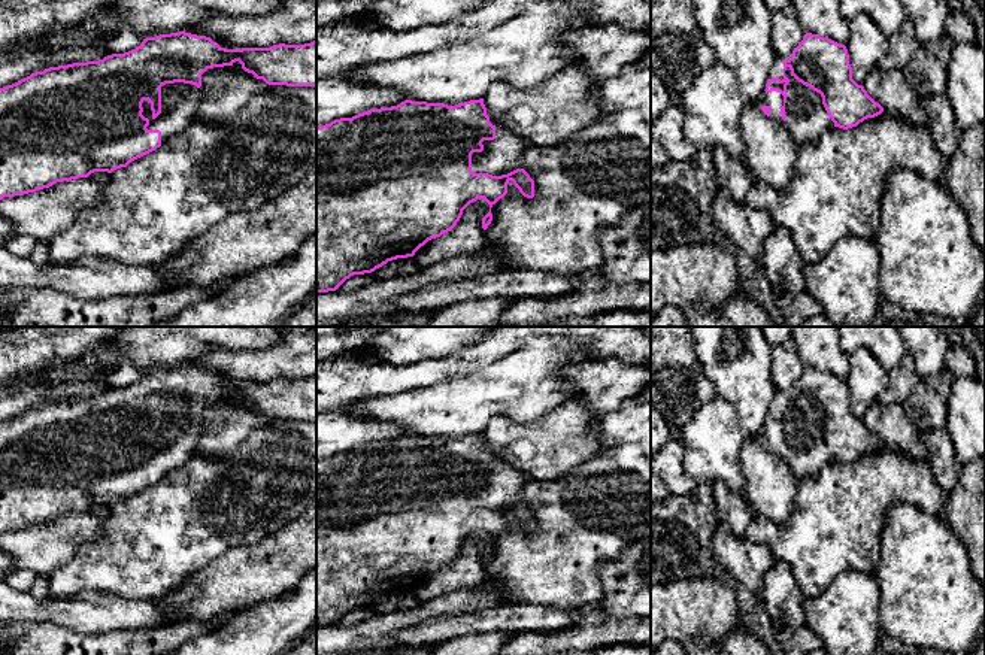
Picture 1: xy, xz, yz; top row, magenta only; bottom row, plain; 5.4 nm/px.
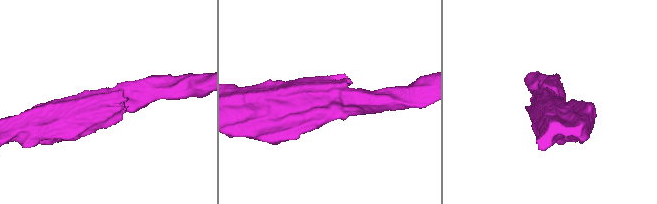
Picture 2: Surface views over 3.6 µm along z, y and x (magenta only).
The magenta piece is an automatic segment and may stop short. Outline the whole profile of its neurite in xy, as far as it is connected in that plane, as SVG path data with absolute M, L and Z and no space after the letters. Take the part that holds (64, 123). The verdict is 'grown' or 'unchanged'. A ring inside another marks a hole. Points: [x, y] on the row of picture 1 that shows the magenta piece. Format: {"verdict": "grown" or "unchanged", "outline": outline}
{"verdict": "grown", "outline": "M179 31L146 37L136 49L98 61L49 67L0 88L0 200L36 192L57 182L88 178L94 172L112 173L155 151L196 118L201 75L207 69L233 66L236 61L269 85L316 87L316 40L225 49L210 37Z"}

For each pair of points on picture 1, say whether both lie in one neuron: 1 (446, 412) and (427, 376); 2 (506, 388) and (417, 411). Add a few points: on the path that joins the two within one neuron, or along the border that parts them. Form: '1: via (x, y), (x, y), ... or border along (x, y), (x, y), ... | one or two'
1: border along (461, 366), (433, 384), (397, 394) | two
2: via (484, 391), (476, 393), (458, 406), (439, 411) | one

